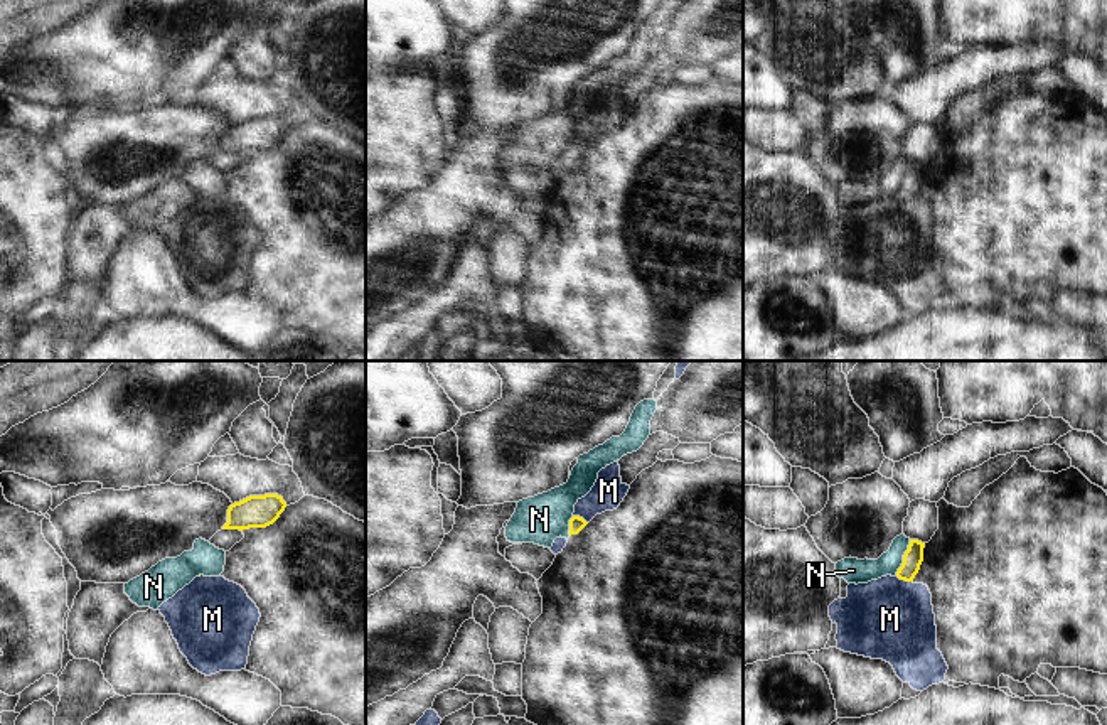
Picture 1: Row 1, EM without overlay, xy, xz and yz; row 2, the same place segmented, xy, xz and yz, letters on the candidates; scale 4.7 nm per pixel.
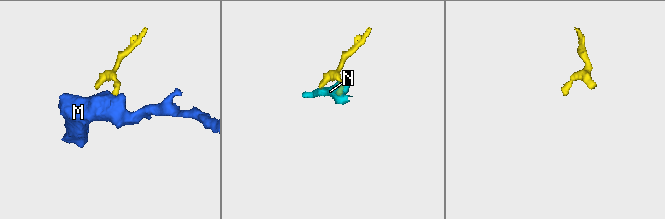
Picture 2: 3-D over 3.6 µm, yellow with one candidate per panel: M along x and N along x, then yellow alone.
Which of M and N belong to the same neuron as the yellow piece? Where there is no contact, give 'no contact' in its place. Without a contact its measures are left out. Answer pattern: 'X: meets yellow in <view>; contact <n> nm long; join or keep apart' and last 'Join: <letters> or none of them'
M: meets yellow in yz; contact 90 nm long; keep apart
N: meets yellow in yz; contact 180 nm long; keep apart
Join: none of them

